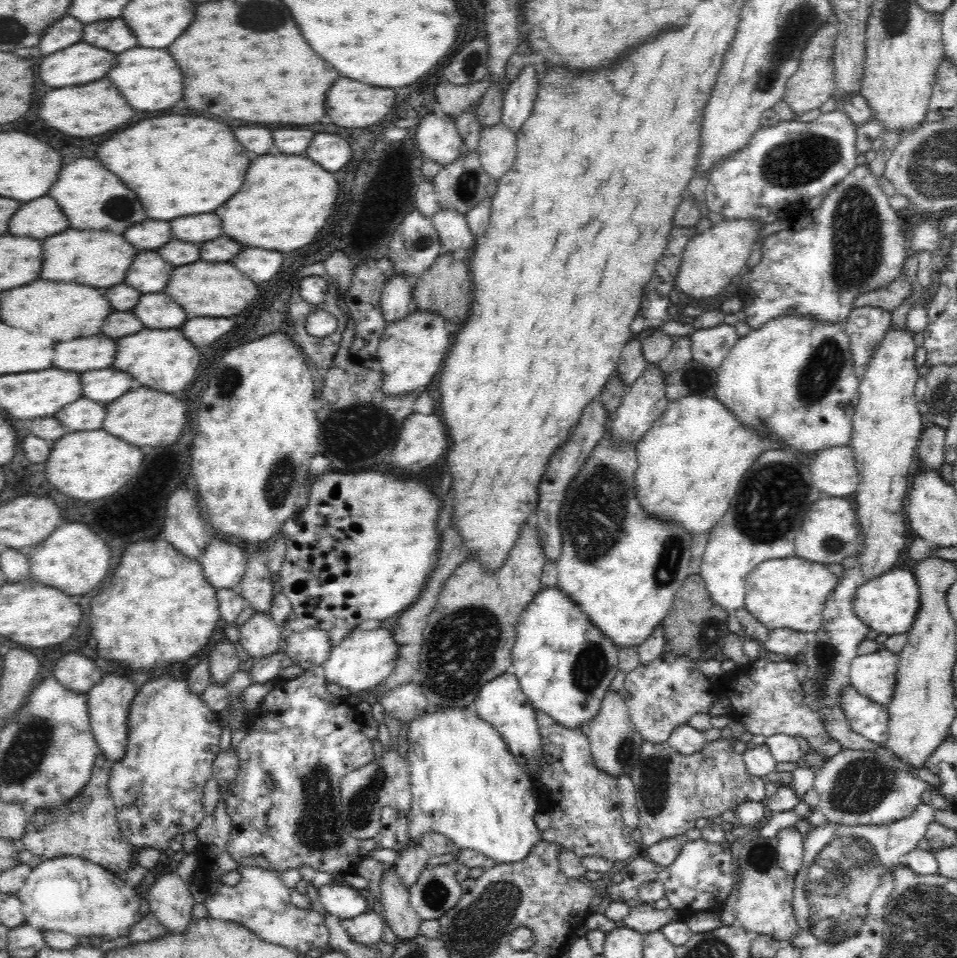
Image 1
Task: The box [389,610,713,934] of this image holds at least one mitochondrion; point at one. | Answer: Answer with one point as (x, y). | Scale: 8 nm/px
(654, 771)

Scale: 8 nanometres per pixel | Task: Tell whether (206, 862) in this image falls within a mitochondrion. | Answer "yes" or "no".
no

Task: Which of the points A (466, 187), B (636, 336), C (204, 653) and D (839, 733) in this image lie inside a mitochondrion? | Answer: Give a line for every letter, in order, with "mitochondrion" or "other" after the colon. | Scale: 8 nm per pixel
A: mitochondrion
B: other
C: other
D: other

